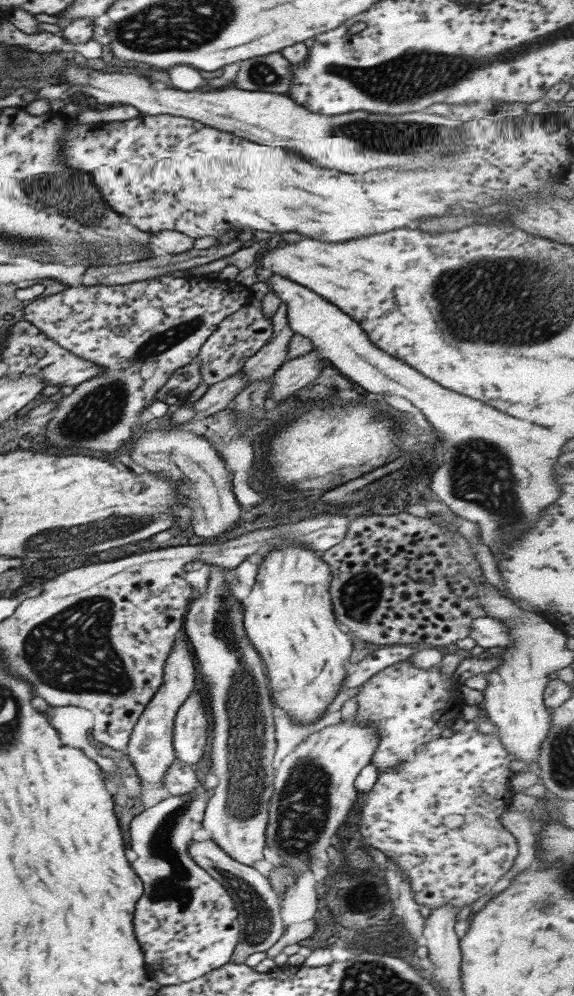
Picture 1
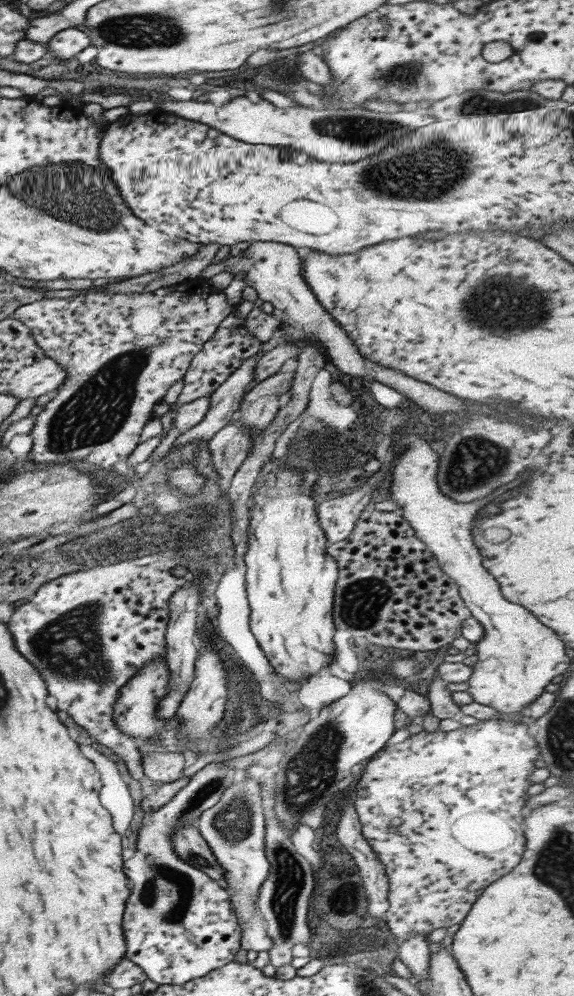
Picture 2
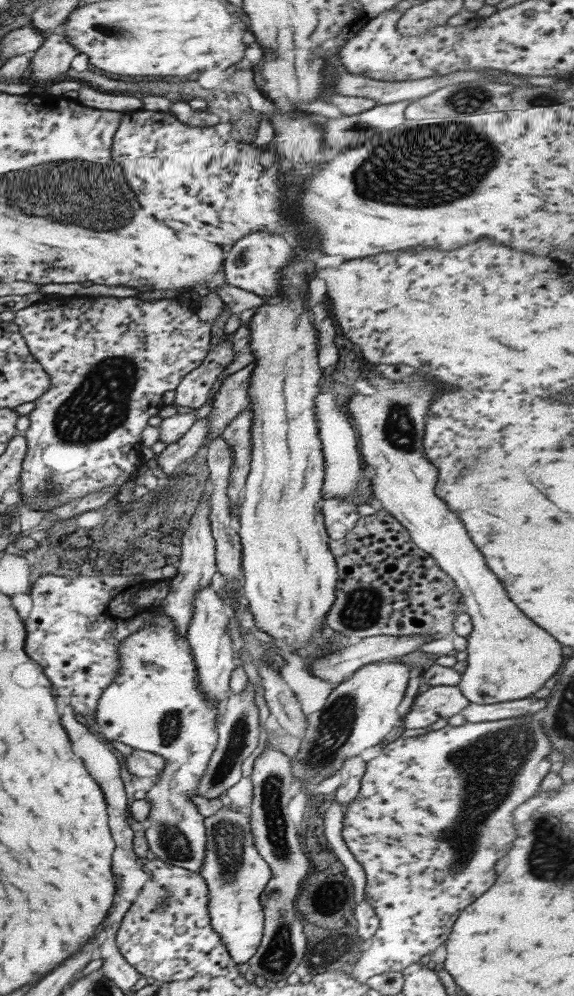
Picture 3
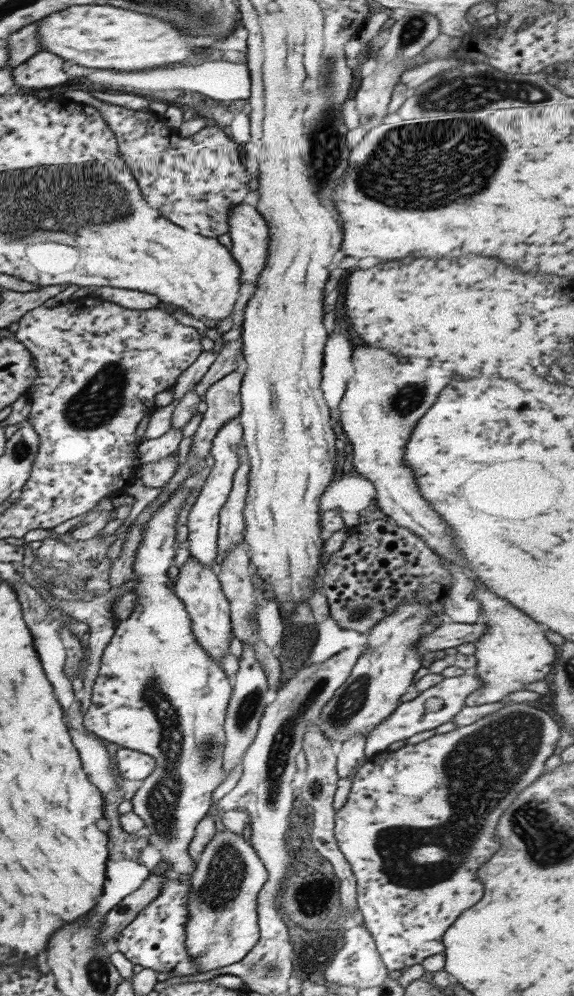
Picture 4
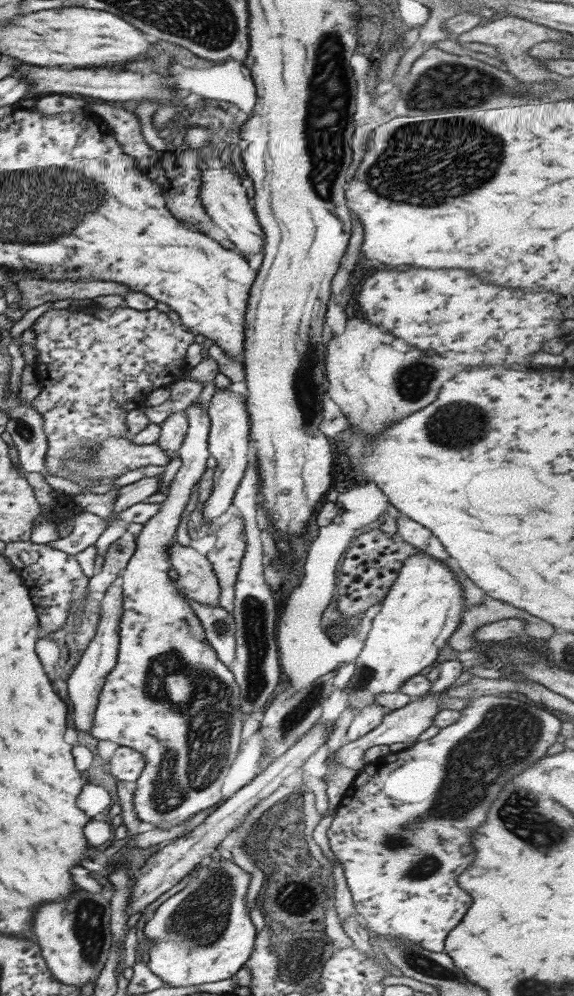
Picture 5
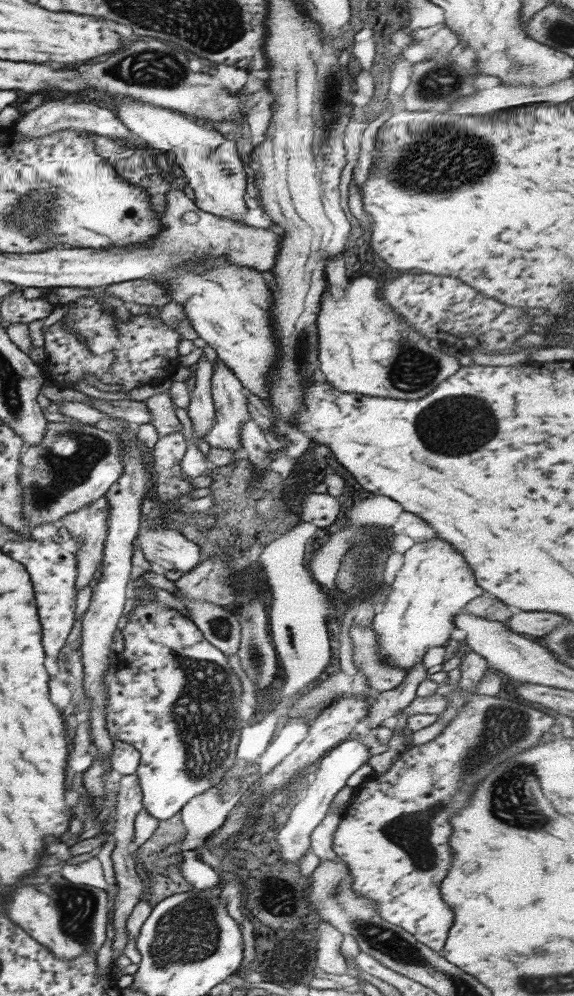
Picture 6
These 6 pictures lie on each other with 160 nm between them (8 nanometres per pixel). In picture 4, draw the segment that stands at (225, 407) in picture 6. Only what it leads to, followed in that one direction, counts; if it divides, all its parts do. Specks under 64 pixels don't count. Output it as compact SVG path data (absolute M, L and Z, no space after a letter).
M227 420L220 429L217 429L213 437L210 451L213 457L213 465L209 469L203 486L187 515L186 548L189 550L189 557L195 557L199 564L212 568L215 564L217 550L216 534L218 531L218 514L221 507L226 503L227 495L232 487L233 473L237 470L240 460L238 452L243 450L242 426L237 424L237 420Z

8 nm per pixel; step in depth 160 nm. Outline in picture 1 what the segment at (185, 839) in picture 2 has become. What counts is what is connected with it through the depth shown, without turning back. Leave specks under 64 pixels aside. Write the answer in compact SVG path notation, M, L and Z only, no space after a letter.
M211 840L193 841L186 848L191 860L202 868L213 880L216 880L231 897L238 914L239 938L227 963L241 964L249 954L263 952L275 944L283 930L280 908L275 893L271 890L268 879L251 866L245 866L229 858L217 844Z

